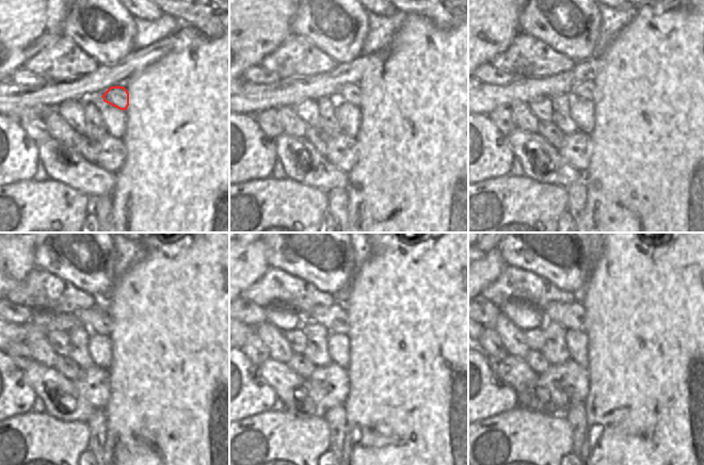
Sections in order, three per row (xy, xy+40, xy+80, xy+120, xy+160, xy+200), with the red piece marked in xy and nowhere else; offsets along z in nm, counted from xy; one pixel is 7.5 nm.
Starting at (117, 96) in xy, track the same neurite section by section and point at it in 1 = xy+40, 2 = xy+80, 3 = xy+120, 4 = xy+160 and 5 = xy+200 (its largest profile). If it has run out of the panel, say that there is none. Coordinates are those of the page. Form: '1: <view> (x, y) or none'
1: xy+40 (350, 93)
2: xy+80 (587, 90)
3: xy+120 (97, 319)
4: xy+160 (335, 318)
5: xy+200 (572, 316)

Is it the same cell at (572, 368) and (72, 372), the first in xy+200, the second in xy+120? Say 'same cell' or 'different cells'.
different cells

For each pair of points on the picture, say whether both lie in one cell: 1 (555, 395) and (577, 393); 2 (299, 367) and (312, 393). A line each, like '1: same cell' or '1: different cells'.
1: same cell
2: different cells

